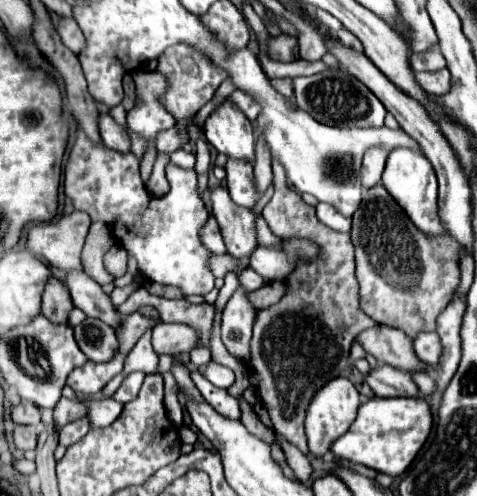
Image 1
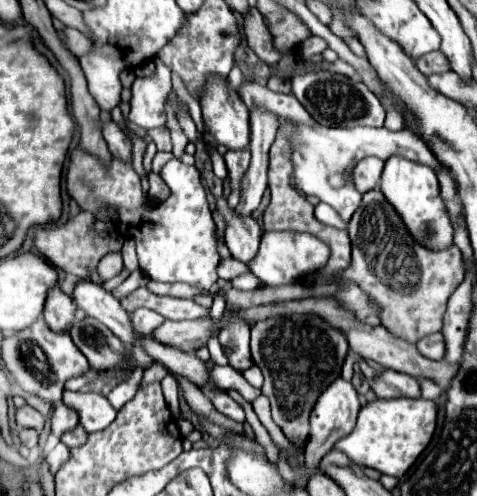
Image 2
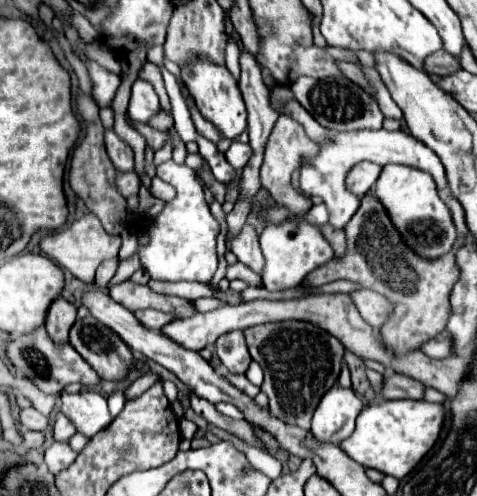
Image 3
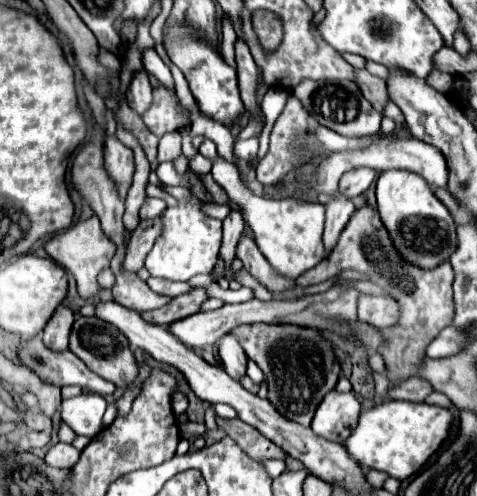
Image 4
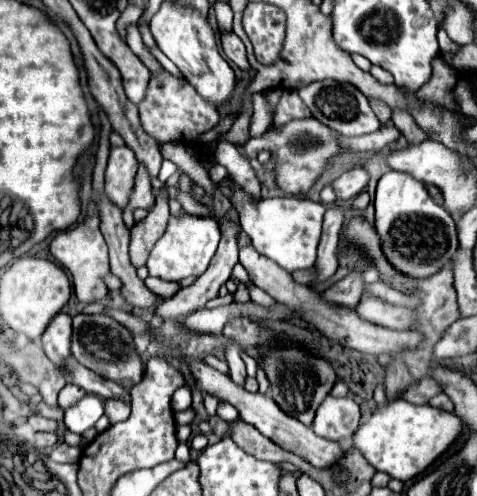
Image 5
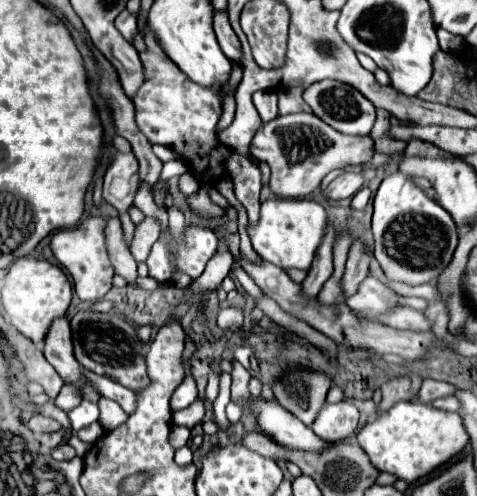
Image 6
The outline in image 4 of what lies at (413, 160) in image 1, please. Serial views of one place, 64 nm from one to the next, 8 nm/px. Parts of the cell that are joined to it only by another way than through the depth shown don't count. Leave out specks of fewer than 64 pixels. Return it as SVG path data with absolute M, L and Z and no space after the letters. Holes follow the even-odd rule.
M386 170L376 184L376 200L380 220L384 220L384 228L388 228L392 244L396 244L396 252L404 262L432 270L450 258L456 248L456 226L448 208L434 196L424 178L408 170Z

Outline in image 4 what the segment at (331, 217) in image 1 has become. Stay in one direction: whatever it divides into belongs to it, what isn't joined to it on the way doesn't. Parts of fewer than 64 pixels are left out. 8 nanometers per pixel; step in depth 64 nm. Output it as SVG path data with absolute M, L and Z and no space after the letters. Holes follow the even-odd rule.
M204 140L204 144L200 146L200 154L214 162L212 172L210 172L212 178L216 180L216 184L224 188L230 202L236 204L260 252L268 258L268 262L282 276L292 280L292 276L300 276L302 272L310 270L312 266L316 266L325 258L325 250L322 246L322 230L324 230L324 206L322 204L294 200L294 198L282 198L282 200L260 198L250 188L244 186L244 182L240 180L238 168L218 156L216 144L212 140Z

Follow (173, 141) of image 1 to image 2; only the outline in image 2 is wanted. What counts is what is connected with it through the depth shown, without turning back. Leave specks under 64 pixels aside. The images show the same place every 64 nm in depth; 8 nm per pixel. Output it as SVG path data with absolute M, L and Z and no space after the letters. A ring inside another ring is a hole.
M152 128L152 130L146 130L146 132L154 140L154 144L156 144L158 150L170 150L172 148L168 128Z

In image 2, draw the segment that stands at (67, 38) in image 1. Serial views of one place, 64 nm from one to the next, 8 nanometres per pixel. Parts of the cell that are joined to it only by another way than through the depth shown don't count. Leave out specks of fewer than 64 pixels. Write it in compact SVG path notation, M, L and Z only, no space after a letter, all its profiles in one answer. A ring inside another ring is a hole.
M64 28L64 34L66 34L66 38L68 38L68 48L80 58L80 56L84 56L84 52L90 52L92 50L92 42L84 36L84 34L80 34L78 30L74 30L74 28Z

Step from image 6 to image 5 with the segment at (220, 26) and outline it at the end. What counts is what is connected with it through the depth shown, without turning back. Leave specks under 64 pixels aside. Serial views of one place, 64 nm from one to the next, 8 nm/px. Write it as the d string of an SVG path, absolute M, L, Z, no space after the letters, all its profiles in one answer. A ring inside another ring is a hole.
M220 32L220 42L222 42L222 50L228 60L232 60L240 70L250 70L248 58L246 58L246 48L234 32Z

